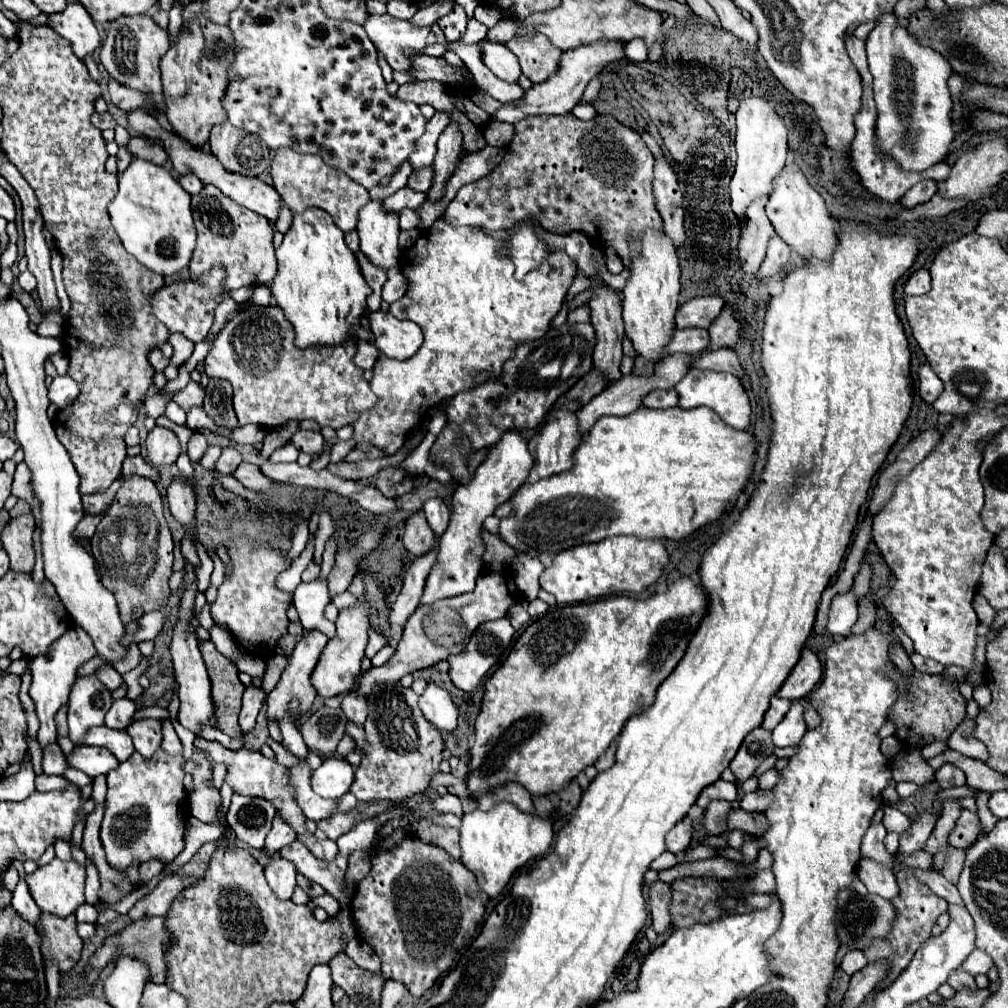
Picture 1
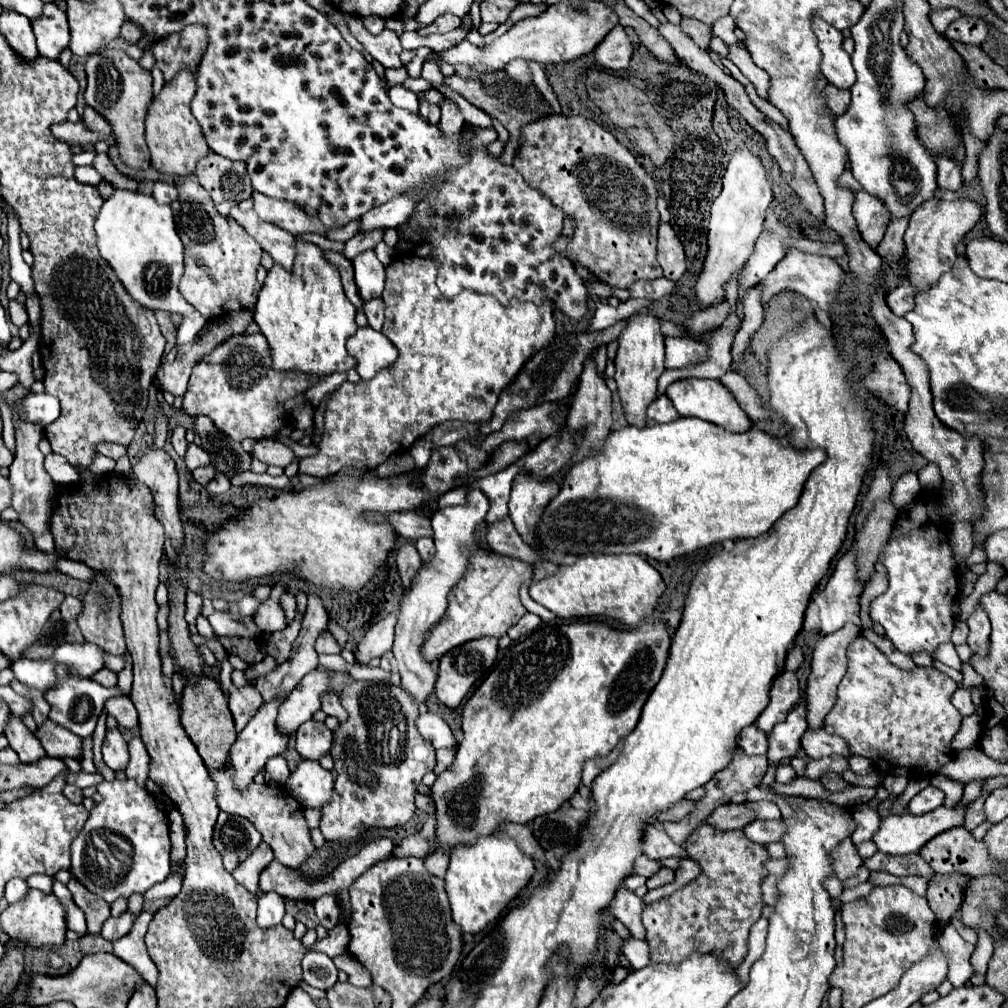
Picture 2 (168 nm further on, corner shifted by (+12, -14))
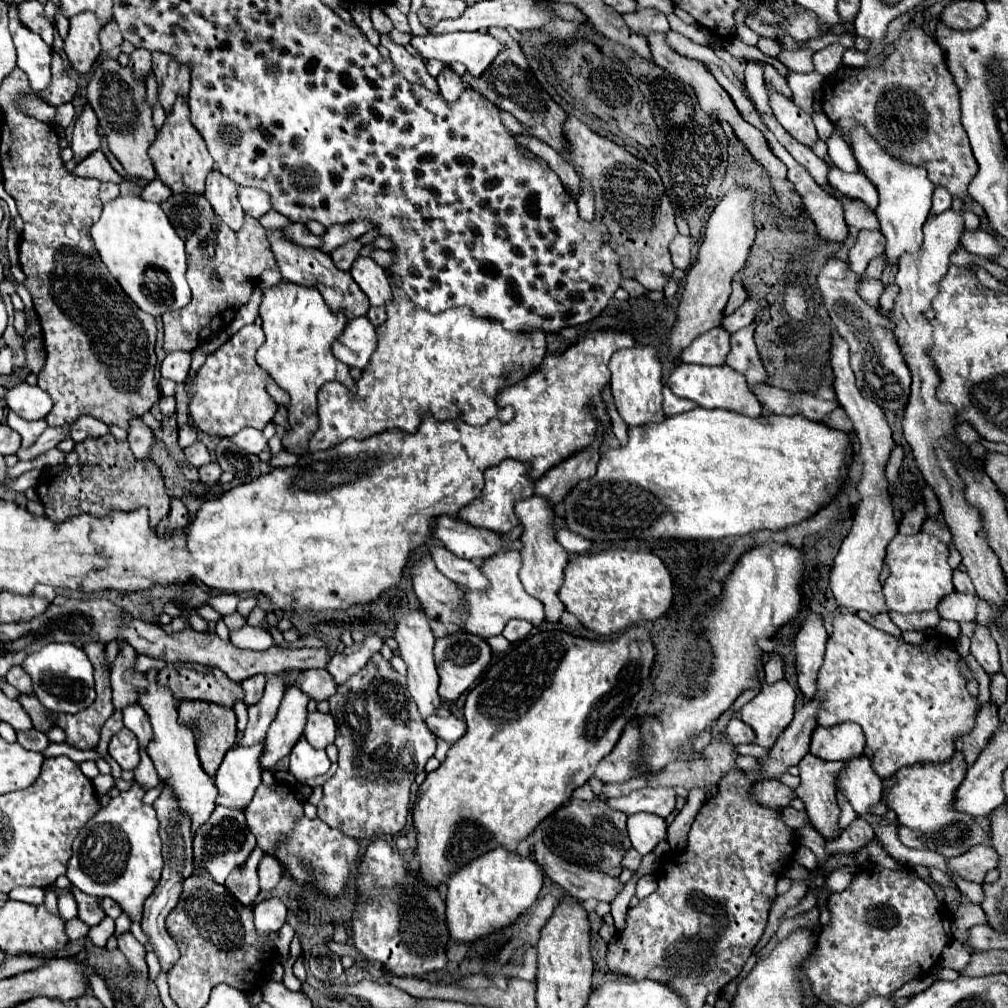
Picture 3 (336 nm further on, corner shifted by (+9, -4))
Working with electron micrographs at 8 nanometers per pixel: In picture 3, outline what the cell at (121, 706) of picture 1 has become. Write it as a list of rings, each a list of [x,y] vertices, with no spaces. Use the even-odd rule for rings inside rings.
[[[121,728],[109,744],[109,754],[117,760],[117,764],[125,770],[133,770],[139,764],[139,744],[131,730]]]

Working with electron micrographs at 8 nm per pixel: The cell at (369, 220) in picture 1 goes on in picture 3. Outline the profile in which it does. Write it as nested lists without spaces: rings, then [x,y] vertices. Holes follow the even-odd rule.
[[[359,256],[351,266],[353,280],[367,294],[371,306],[381,306],[391,298],[391,286],[385,270],[369,256]]]

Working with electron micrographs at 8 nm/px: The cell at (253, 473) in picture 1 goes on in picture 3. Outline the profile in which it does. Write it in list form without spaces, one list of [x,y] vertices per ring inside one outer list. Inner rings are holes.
[[[211,462],[211,464],[207,464],[207,466],[201,466],[201,468],[199,468],[199,478],[201,478],[201,482],[205,482],[205,484],[215,484],[215,482],[219,482],[219,478],[221,478],[221,468],[219,468],[219,464],[217,464],[217,462]]]

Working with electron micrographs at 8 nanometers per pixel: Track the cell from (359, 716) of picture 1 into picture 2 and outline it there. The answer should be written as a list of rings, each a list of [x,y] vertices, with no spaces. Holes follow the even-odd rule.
[[[324,692],[324,696],[320,698],[322,700],[322,710],[328,714],[328,716],[336,716],[338,720],[346,720],[346,712],[344,708],[340,708],[340,698],[336,692]]]

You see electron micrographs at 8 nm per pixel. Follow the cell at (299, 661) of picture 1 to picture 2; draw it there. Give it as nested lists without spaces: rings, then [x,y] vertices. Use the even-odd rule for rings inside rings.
[[[272,700],[270,704],[266,706],[260,706],[260,710],[256,712],[256,716],[248,722],[248,726],[238,734],[234,746],[230,748],[230,756],[228,756],[228,768],[232,770],[232,782],[236,784],[236,788],[246,788],[254,776],[258,772],[264,770],[264,764],[274,758],[274,756],[280,756],[286,746],[288,746],[288,736],[280,734],[276,730],[276,716],[278,716],[278,706],[280,706],[280,700]]]

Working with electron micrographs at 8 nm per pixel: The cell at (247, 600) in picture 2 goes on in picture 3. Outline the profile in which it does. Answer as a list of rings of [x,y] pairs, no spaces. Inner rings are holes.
[[[221,594],[221,596],[211,598],[207,604],[213,606],[215,610],[219,610],[221,616],[227,616],[227,614],[233,614],[237,610],[239,602],[241,602],[241,598],[237,594]]]

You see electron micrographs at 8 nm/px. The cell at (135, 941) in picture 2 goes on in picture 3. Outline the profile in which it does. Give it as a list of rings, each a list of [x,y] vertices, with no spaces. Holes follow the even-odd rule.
[[[147,952],[147,966],[149,966],[149,980],[155,982],[157,976],[161,974],[161,964],[159,964],[159,958],[155,956],[155,952]]]

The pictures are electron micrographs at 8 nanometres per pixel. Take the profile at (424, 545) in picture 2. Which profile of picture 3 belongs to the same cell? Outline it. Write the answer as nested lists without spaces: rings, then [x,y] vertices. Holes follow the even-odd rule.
[[[433,546],[433,548],[431,548],[431,558],[435,560],[437,568],[439,568],[447,578],[451,578],[453,582],[467,584],[467,586],[471,586],[471,588],[475,588],[475,590],[487,588],[487,580],[479,574],[479,568],[477,568],[473,562],[467,562],[467,560],[457,558],[457,556],[451,554],[445,546]]]

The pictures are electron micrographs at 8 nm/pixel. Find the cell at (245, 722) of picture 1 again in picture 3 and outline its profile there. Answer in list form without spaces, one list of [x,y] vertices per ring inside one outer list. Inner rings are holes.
[[[259,674],[259,676],[251,676],[247,680],[241,682],[241,688],[243,688],[243,702],[245,706],[253,706],[255,702],[259,702],[259,698],[263,696],[263,686],[265,686],[265,676]]]

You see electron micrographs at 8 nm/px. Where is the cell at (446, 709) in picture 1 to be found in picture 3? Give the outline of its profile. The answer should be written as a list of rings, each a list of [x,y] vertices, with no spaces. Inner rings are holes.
[[[429,716],[425,720],[427,728],[441,740],[449,742],[449,744],[455,744],[463,734],[465,734],[465,724],[461,720],[457,720],[455,716],[447,716],[447,718],[441,718],[441,716]]]

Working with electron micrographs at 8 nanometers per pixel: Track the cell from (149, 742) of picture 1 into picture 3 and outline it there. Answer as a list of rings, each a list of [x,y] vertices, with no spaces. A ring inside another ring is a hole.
[[[141,748],[139,750],[141,754],[141,762],[139,766],[133,770],[135,772],[135,782],[139,782],[143,786],[143,790],[149,790],[149,788],[155,788],[159,784],[159,776],[155,774],[155,768],[153,768],[153,762],[149,760],[147,752]]]

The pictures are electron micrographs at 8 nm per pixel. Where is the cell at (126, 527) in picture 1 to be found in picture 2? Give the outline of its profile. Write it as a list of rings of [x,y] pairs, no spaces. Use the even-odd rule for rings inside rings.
[[[96,572],[94,582],[84,598],[84,612],[78,618],[84,638],[114,656],[126,652],[124,630],[120,622],[120,596],[118,590]]]

